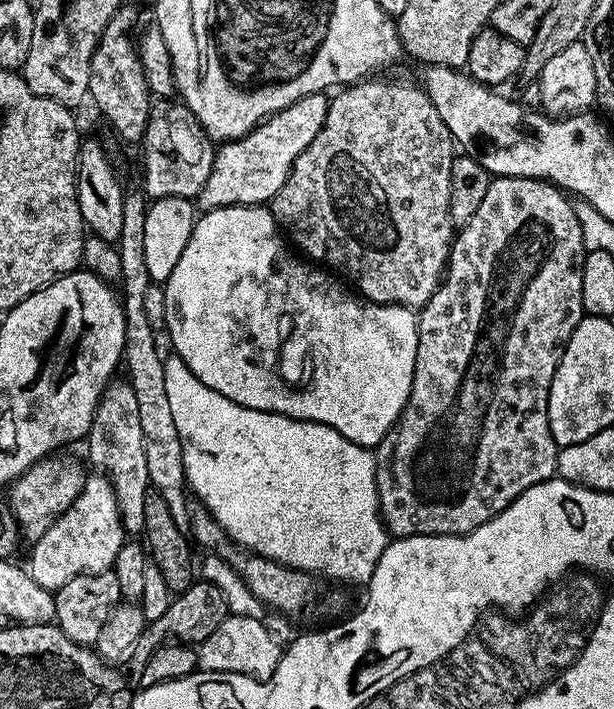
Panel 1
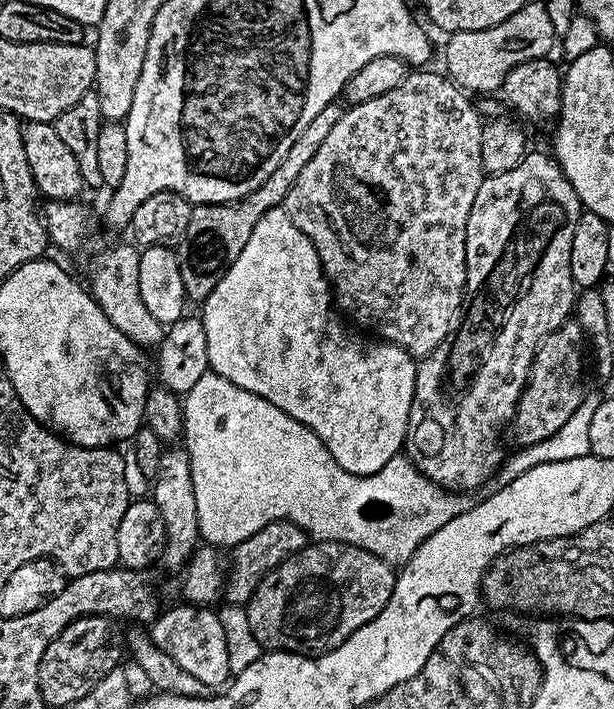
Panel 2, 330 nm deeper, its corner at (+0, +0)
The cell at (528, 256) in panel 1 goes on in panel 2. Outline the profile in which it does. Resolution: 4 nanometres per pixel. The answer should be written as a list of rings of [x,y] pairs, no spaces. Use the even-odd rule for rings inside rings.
[[[529,151],[522,158],[522,162],[518,162],[514,170],[506,170],[506,174],[485,175],[482,186],[478,186],[478,195],[474,197],[474,206],[466,222],[466,282],[462,315],[448,339],[443,340],[433,352],[419,361],[408,419],[408,437],[405,438],[403,447],[409,462],[422,475],[433,480],[438,486],[447,488],[449,492],[467,493],[472,490],[468,488],[476,488],[487,480],[491,481],[506,459],[504,444],[500,441],[500,428],[507,429],[511,425],[512,417],[516,414],[516,403],[528,384],[528,372],[532,369],[536,349],[551,332],[558,330],[568,321],[576,307],[578,289],[570,274],[570,246],[574,242],[574,226],[578,226],[581,211],[578,194],[571,182],[564,177],[564,169],[551,155],[543,156],[540,152]]]

